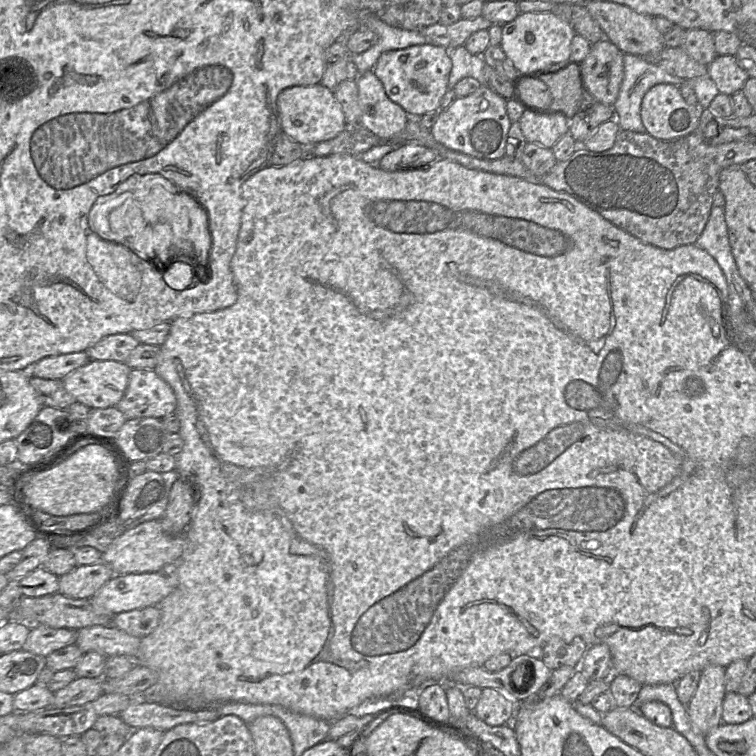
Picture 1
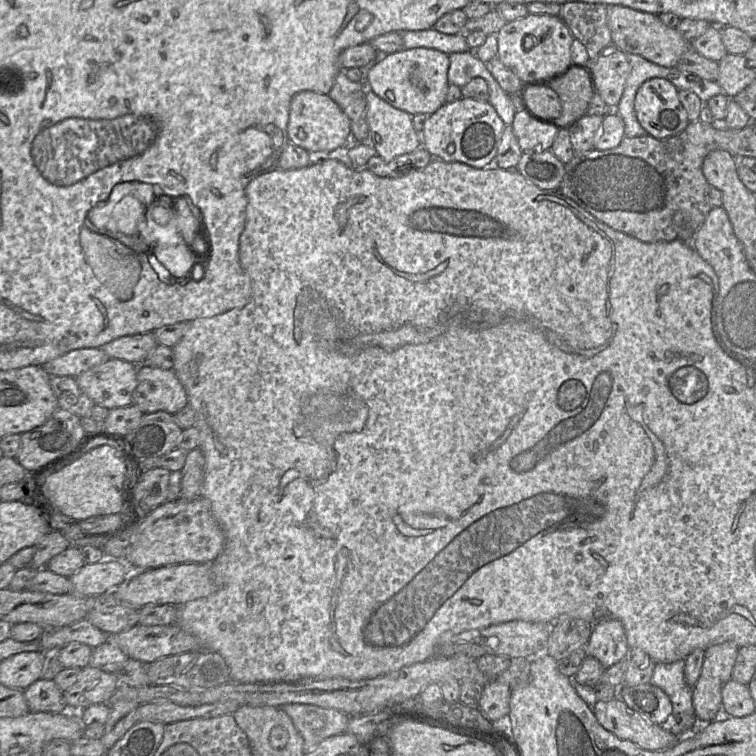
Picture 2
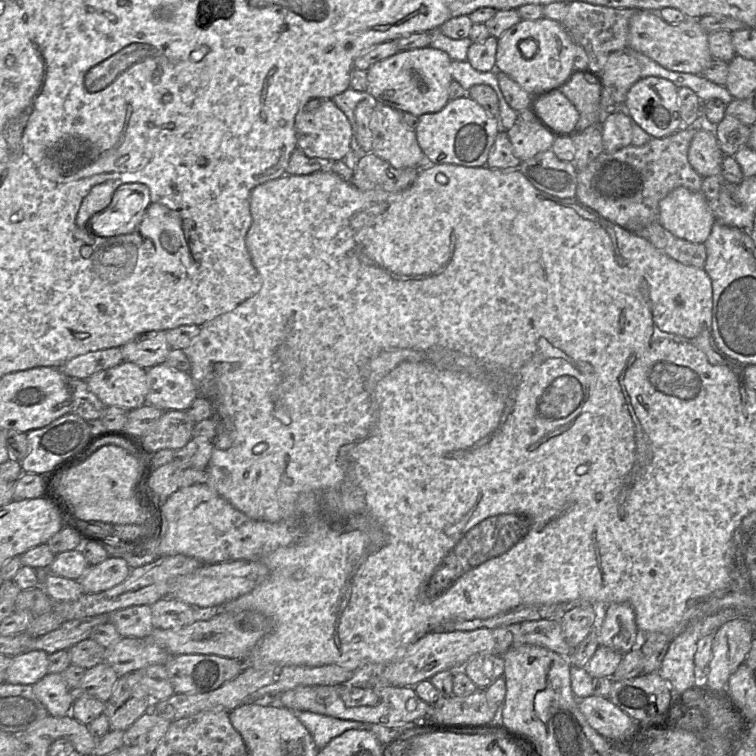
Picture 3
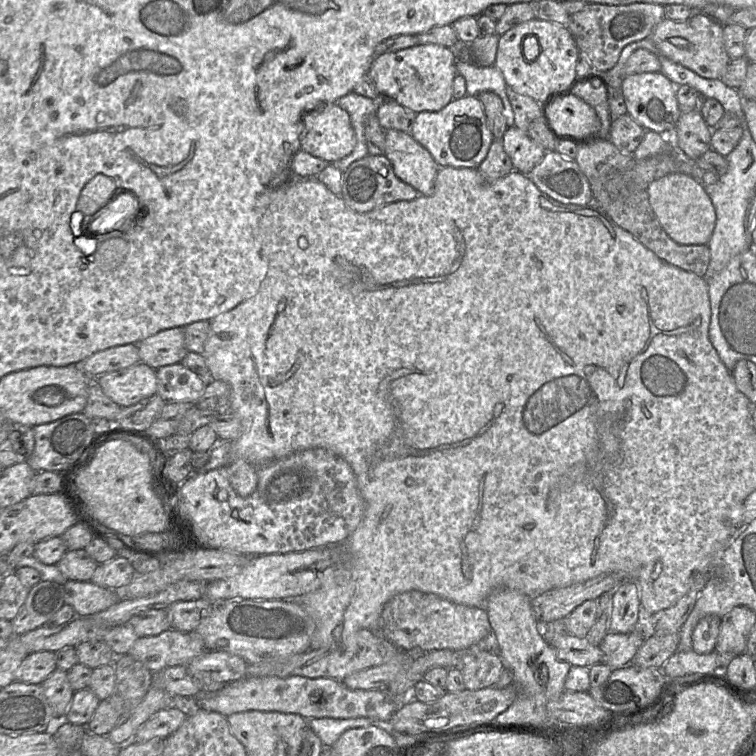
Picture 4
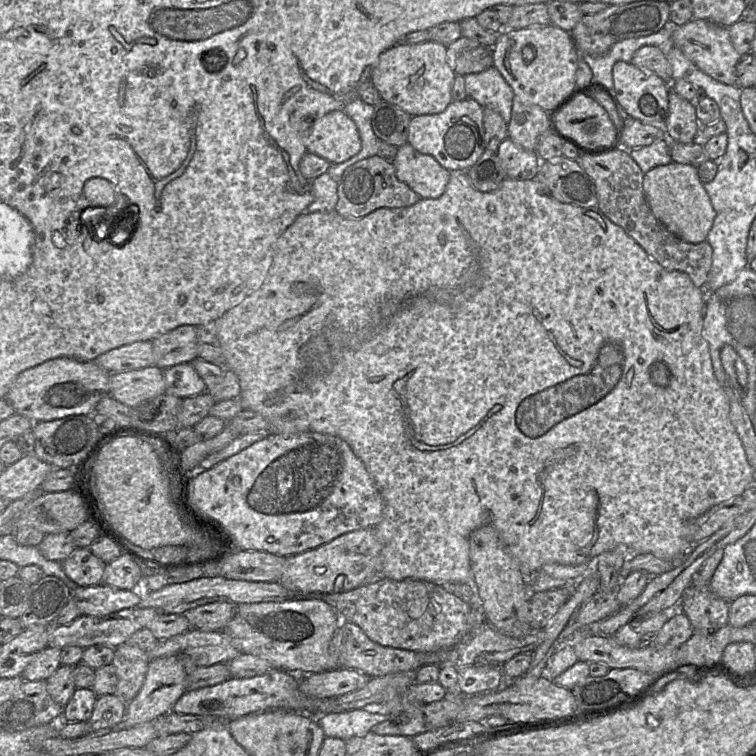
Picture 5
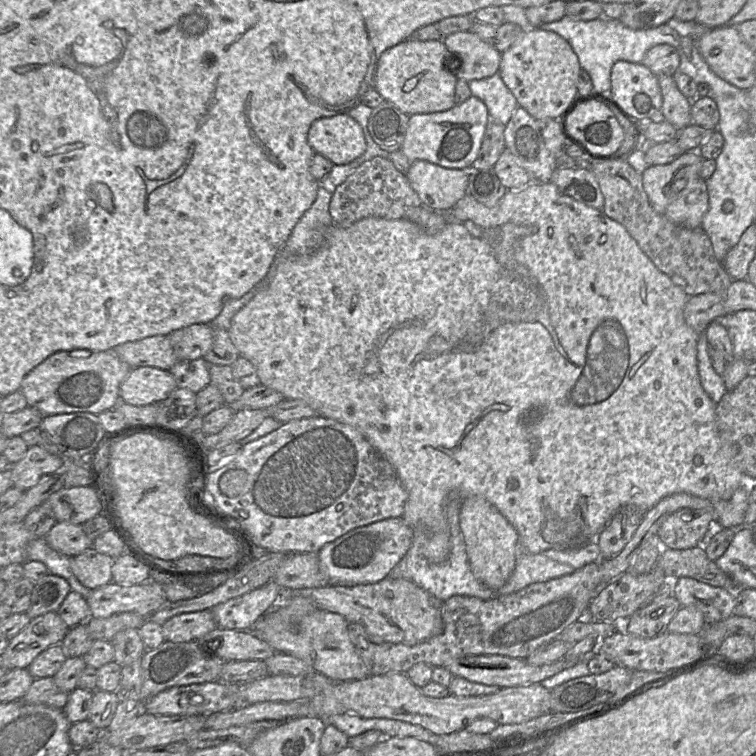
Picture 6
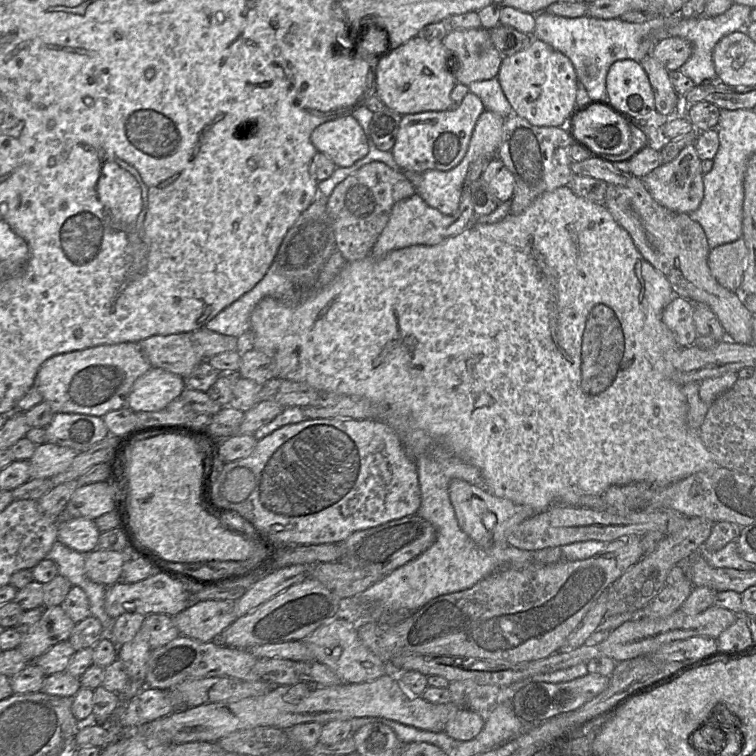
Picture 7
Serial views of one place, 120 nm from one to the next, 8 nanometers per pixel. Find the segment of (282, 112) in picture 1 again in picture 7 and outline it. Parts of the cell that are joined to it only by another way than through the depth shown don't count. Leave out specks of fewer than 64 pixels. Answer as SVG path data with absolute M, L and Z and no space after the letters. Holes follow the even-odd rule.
M343 115L322 123L312 131L310 141L317 151L327 155L336 167L349 167L368 153L366 135L352 115Z

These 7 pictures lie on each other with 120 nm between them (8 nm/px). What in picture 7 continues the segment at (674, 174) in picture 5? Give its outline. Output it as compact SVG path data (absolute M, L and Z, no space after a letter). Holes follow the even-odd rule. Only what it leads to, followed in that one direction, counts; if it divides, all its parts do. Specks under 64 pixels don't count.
M690 144L671 162L660 165L641 179L652 198L661 206L673 212L689 214L699 208L704 197L701 162L694 145Z

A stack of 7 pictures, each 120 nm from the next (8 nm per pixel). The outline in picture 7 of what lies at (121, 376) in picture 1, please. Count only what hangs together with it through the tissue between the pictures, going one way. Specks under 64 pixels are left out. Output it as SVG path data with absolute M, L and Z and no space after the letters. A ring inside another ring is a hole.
M151 367L132 386L127 407L133 412L154 412L165 408L185 390L184 378L162 368Z

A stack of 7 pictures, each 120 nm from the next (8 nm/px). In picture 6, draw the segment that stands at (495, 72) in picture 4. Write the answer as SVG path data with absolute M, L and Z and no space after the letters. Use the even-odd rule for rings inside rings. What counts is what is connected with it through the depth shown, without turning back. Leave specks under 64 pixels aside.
M499 74L468 82L471 95L487 107L491 120L507 125L518 103Z

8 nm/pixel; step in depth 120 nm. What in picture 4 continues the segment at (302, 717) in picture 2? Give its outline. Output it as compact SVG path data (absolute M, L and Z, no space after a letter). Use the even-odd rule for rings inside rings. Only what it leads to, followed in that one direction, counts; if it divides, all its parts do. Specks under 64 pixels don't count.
M368 717L348 719L316 718L307 720L309 726L320 738L324 747L332 747L339 737L348 729L364 728L373 724L379 724Z

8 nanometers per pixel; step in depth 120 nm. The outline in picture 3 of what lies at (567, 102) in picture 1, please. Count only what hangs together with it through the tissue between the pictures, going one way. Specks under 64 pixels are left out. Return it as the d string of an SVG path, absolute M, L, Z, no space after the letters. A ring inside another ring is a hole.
M577 73L560 91L579 112L576 130L598 125L601 91L592 76Z

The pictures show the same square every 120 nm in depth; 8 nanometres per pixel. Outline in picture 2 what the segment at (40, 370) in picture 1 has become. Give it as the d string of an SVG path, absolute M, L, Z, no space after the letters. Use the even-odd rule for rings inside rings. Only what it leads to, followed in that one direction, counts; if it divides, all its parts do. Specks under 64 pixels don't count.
M79 348L69 351L42 365L29 365L29 366L42 366L42 368L51 376L77 377L78 375L89 370L90 368L105 362L108 358L109 357L100 348Z

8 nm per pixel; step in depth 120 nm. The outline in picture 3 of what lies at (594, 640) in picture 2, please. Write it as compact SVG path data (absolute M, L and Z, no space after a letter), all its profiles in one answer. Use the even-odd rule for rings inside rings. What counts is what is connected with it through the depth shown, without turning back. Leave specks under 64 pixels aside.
M610 603L599 633L599 646L623 655L638 647L642 632L638 630L634 609L627 603Z

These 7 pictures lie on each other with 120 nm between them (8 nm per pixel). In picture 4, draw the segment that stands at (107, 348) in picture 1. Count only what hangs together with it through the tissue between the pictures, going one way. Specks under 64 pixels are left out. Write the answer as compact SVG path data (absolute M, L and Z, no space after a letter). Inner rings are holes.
M184 327L165 329L141 342L129 344L137 345L140 362L153 369L180 363L188 352Z

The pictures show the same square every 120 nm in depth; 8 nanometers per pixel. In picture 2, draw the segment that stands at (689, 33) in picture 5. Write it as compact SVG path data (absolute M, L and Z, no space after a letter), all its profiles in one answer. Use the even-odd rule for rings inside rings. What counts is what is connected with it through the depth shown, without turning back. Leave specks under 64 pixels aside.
M607 5L607 23L611 32L612 44L624 53L642 56L652 63L671 68L690 49L678 30L663 24L658 15L642 12L622 5Z

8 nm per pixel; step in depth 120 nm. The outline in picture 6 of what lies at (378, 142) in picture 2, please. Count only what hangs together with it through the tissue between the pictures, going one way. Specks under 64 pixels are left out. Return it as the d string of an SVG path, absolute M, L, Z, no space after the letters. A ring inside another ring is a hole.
M415 160L405 176L422 205L435 211L449 211L467 193L468 170Z

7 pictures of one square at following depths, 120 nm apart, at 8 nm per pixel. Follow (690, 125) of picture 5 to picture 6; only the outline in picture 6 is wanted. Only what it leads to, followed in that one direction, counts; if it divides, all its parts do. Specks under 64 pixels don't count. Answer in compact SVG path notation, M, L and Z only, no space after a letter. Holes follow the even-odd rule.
M672 76L657 77L663 100L661 113L664 120L672 124L678 131L681 131L692 123L692 100L680 92Z

